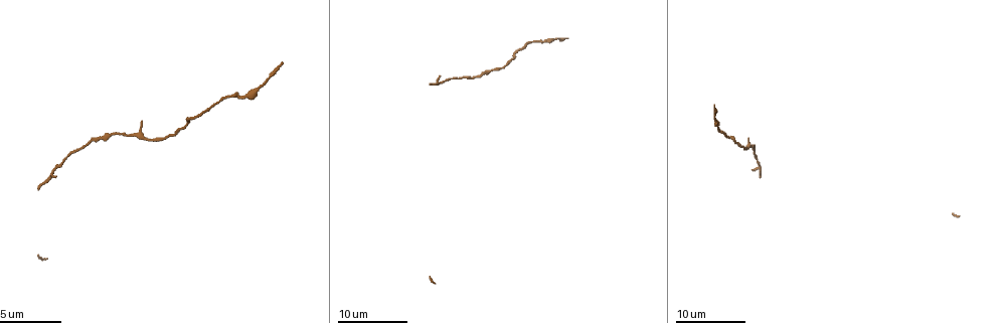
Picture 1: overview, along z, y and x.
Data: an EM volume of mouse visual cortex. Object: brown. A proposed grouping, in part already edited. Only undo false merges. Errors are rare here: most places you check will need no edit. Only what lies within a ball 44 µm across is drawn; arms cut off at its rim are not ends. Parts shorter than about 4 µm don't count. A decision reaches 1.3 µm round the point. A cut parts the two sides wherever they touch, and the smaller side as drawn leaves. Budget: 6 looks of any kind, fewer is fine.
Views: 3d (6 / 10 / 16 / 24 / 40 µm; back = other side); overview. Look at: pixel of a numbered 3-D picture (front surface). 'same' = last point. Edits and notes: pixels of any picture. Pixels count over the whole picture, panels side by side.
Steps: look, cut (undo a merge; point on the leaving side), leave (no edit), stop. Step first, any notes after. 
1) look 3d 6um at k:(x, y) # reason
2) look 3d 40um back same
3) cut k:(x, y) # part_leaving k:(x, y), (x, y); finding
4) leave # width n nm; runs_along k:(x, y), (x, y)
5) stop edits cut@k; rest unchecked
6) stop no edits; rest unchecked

look 3d 10um at 1:(743, 150) # thick turns thin

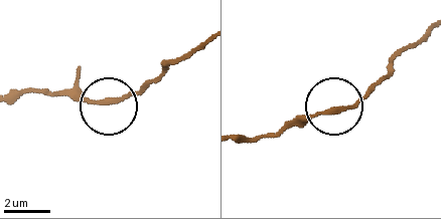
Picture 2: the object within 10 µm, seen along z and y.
look 3d 6um at 2:(330, 109)

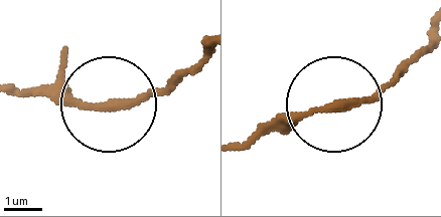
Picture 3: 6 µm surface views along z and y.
leave # all the same cell

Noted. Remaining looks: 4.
look 3d 10um at 1:(520, 49) # sudden change in width

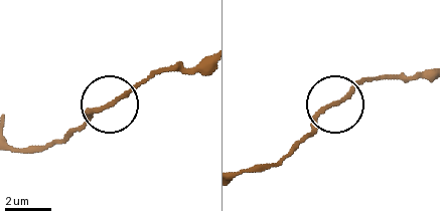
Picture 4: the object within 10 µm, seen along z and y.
look 3d 6um at 4:(341, 100)

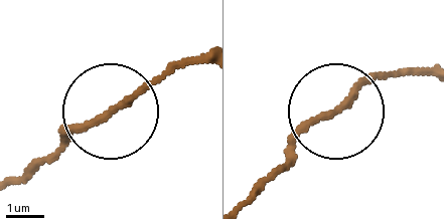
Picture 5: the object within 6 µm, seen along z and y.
leave # runs_along 5:(242, 206), (309, 129), (367, 84), (403, 71); one cell here

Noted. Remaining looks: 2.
look 3d 16um at 1:(758, 164) # thick turns thin

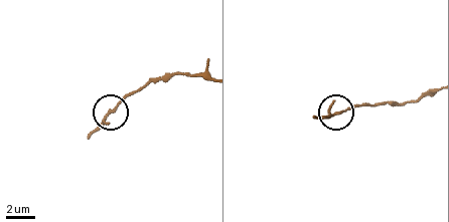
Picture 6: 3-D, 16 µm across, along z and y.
leave # runs_along 6:(314, 119), (325, 119), (357, 104), (370, 104); one cell here

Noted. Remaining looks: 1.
stop no edits; rest unchecked

